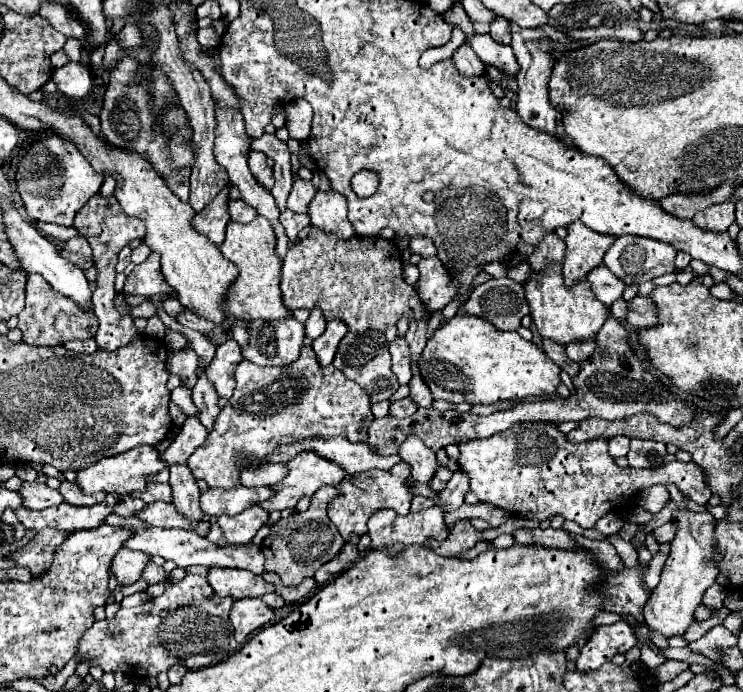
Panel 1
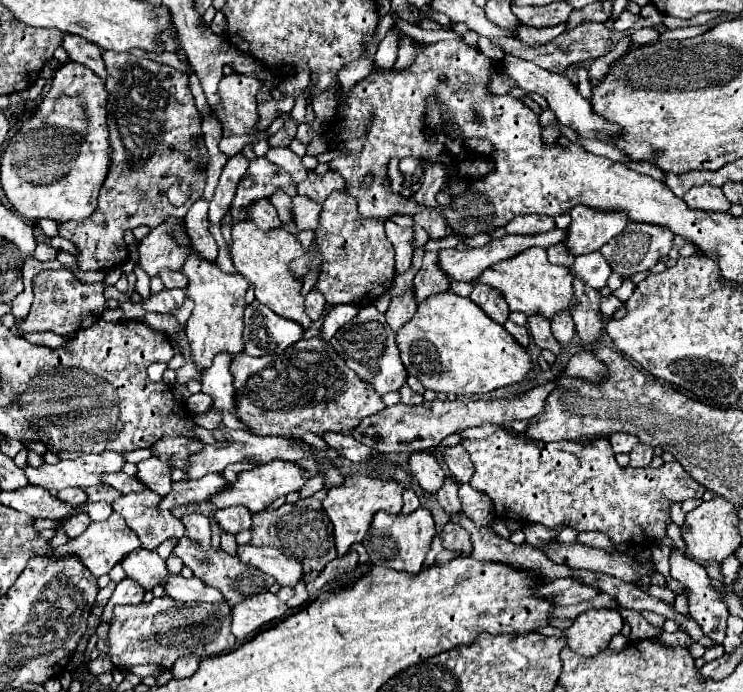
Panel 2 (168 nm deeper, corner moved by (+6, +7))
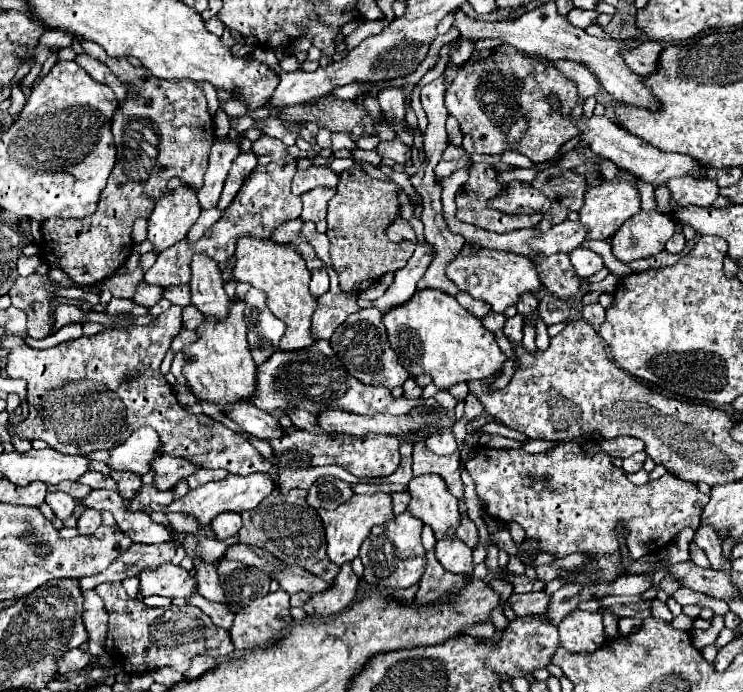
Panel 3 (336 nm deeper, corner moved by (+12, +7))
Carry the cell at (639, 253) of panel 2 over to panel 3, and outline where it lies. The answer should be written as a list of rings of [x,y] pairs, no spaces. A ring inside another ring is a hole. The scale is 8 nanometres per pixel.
[[[640,211],[632,215],[610,239],[612,255],[630,265],[636,259],[652,257],[664,251],[666,241],[674,235],[676,223],[660,211]]]

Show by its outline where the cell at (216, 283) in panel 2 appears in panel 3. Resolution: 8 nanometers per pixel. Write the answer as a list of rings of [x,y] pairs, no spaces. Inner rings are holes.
[[[230,299],[228,317],[204,317],[204,323],[196,327],[198,339],[184,345],[182,353],[186,363],[182,375],[190,383],[192,391],[206,401],[220,403],[226,407],[238,399],[250,399],[256,385],[256,363],[250,357],[246,341],[246,323],[244,323],[244,301]]]

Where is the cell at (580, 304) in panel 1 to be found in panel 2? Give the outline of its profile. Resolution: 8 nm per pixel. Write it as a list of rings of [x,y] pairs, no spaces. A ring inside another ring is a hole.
[[[530,247],[526,253],[510,257],[498,265],[488,267],[474,283],[484,283],[506,299],[510,311],[520,311],[524,315],[542,313],[544,317],[552,317],[556,311],[568,309],[572,301],[572,275],[570,269],[562,265],[552,265],[546,257],[544,249]]]

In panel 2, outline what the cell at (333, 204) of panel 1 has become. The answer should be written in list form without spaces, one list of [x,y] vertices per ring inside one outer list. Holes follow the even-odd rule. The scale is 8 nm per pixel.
[[[310,171],[304,181],[298,183],[298,195],[306,195],[314,201],[324,201],[332,191],[344,189],[346,183],[340,173],[328,171],[324,175],[318,175],[316,171]]]

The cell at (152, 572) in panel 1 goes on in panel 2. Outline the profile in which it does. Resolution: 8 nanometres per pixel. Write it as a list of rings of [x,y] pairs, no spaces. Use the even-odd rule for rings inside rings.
[[[170,575],[170,585],[164,587],[166,593],[176,599],[176,601],[206,601],[206,603],[226,603],[224,595],[206,585],[202,579],[192,577],[192,579],[184,579],[182,575]]]

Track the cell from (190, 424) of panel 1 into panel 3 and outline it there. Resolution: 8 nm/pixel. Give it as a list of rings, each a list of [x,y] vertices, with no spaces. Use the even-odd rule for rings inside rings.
[[[112,471],[110,477],[120,485],[120,495],[126,497],[126,499],[132,499],[136,497],[136,493],[140,491],[142,487],[142,477],[136,475],[136,473],[128,473],[128,471]]]

